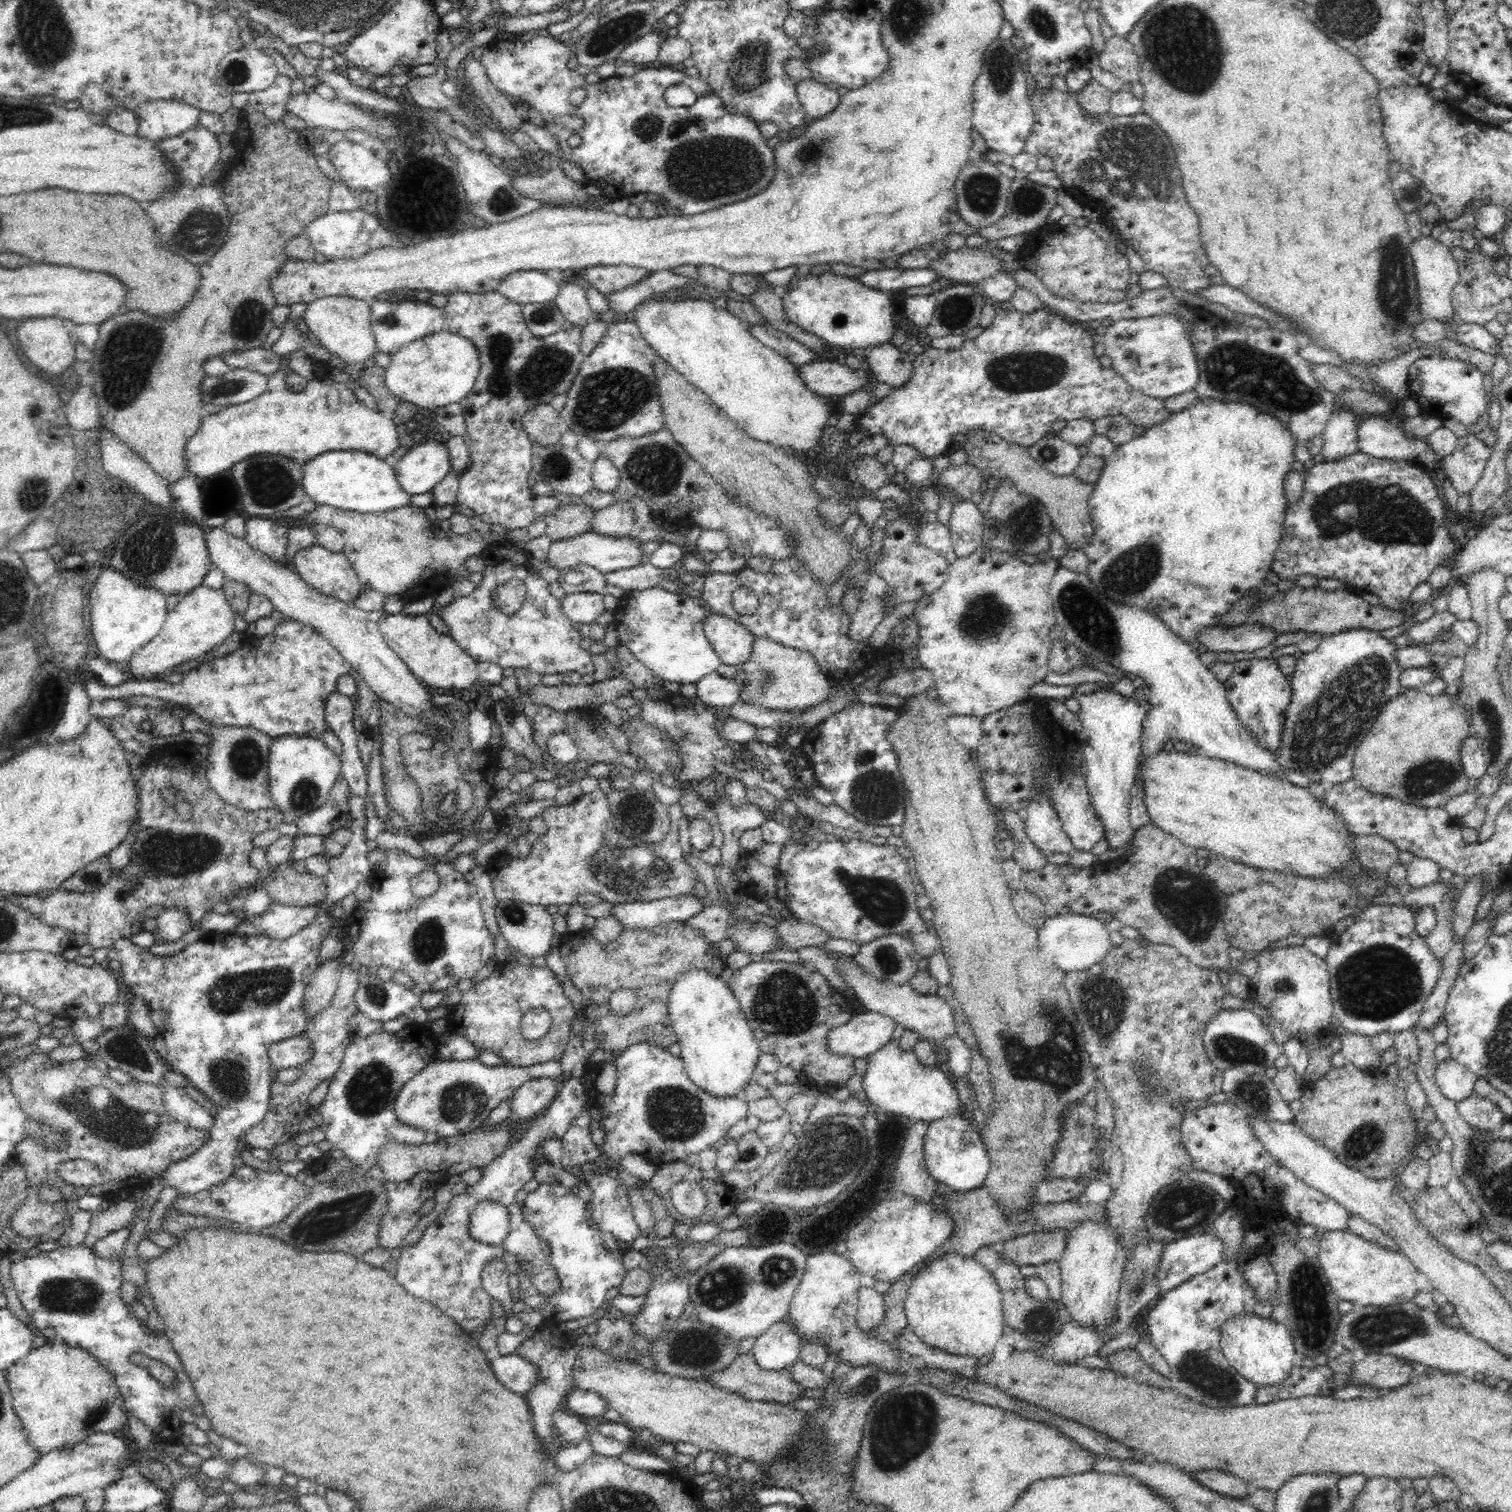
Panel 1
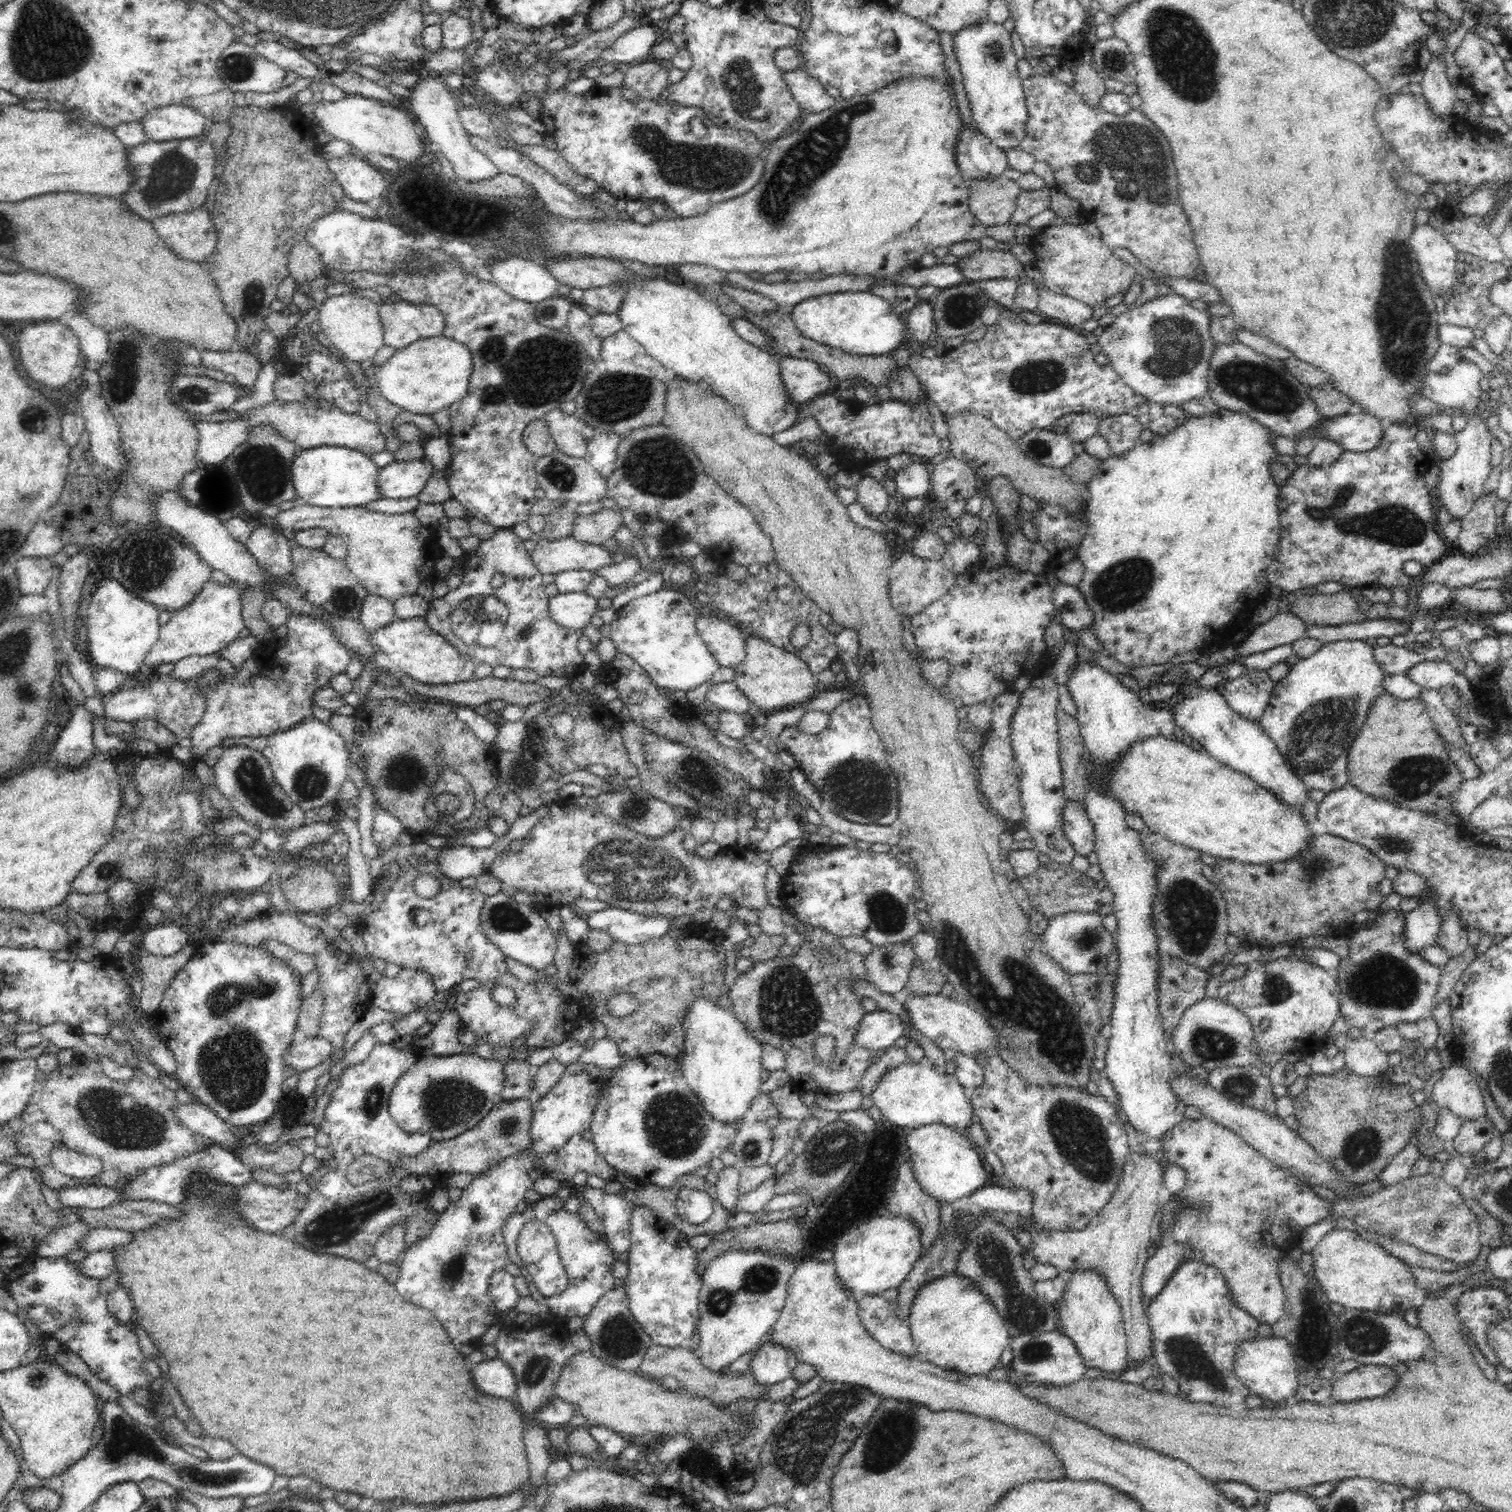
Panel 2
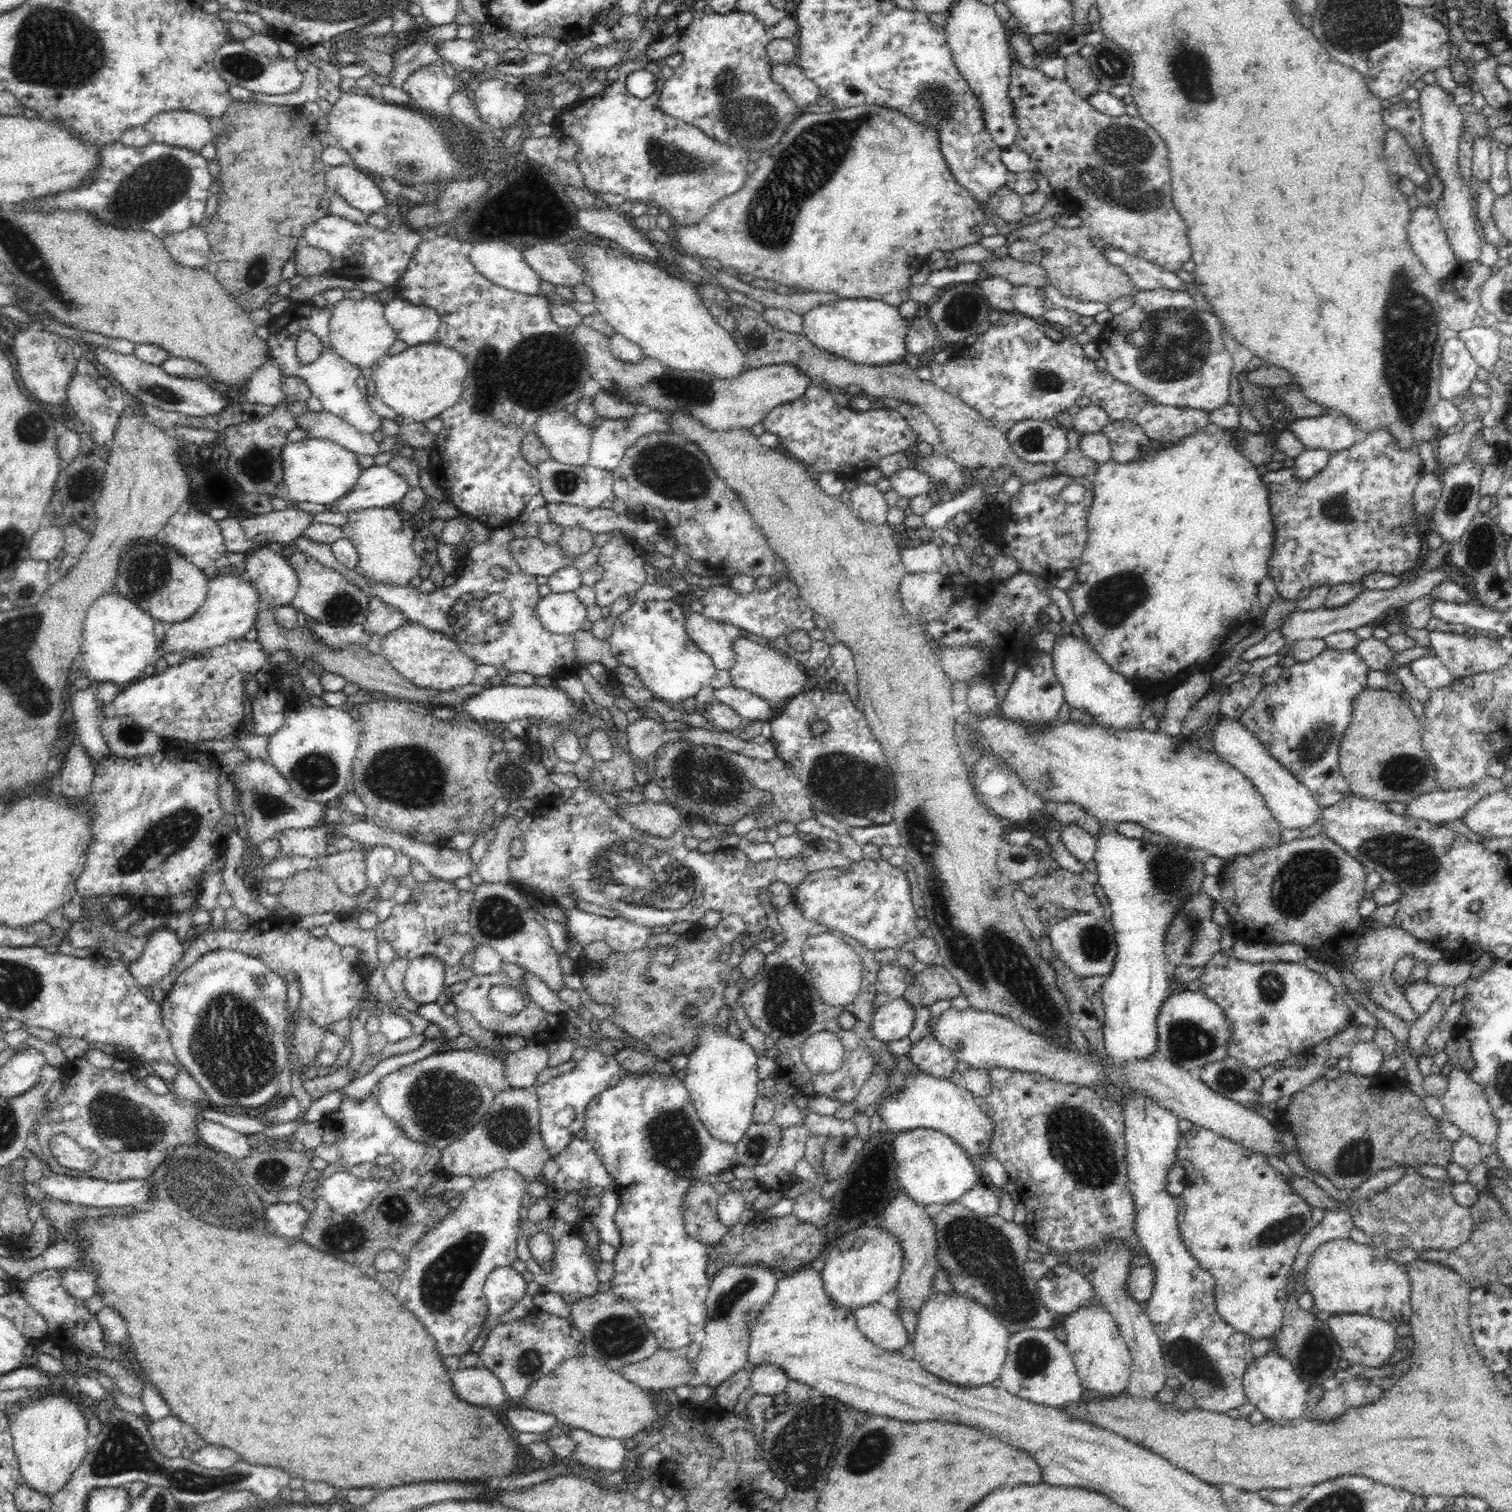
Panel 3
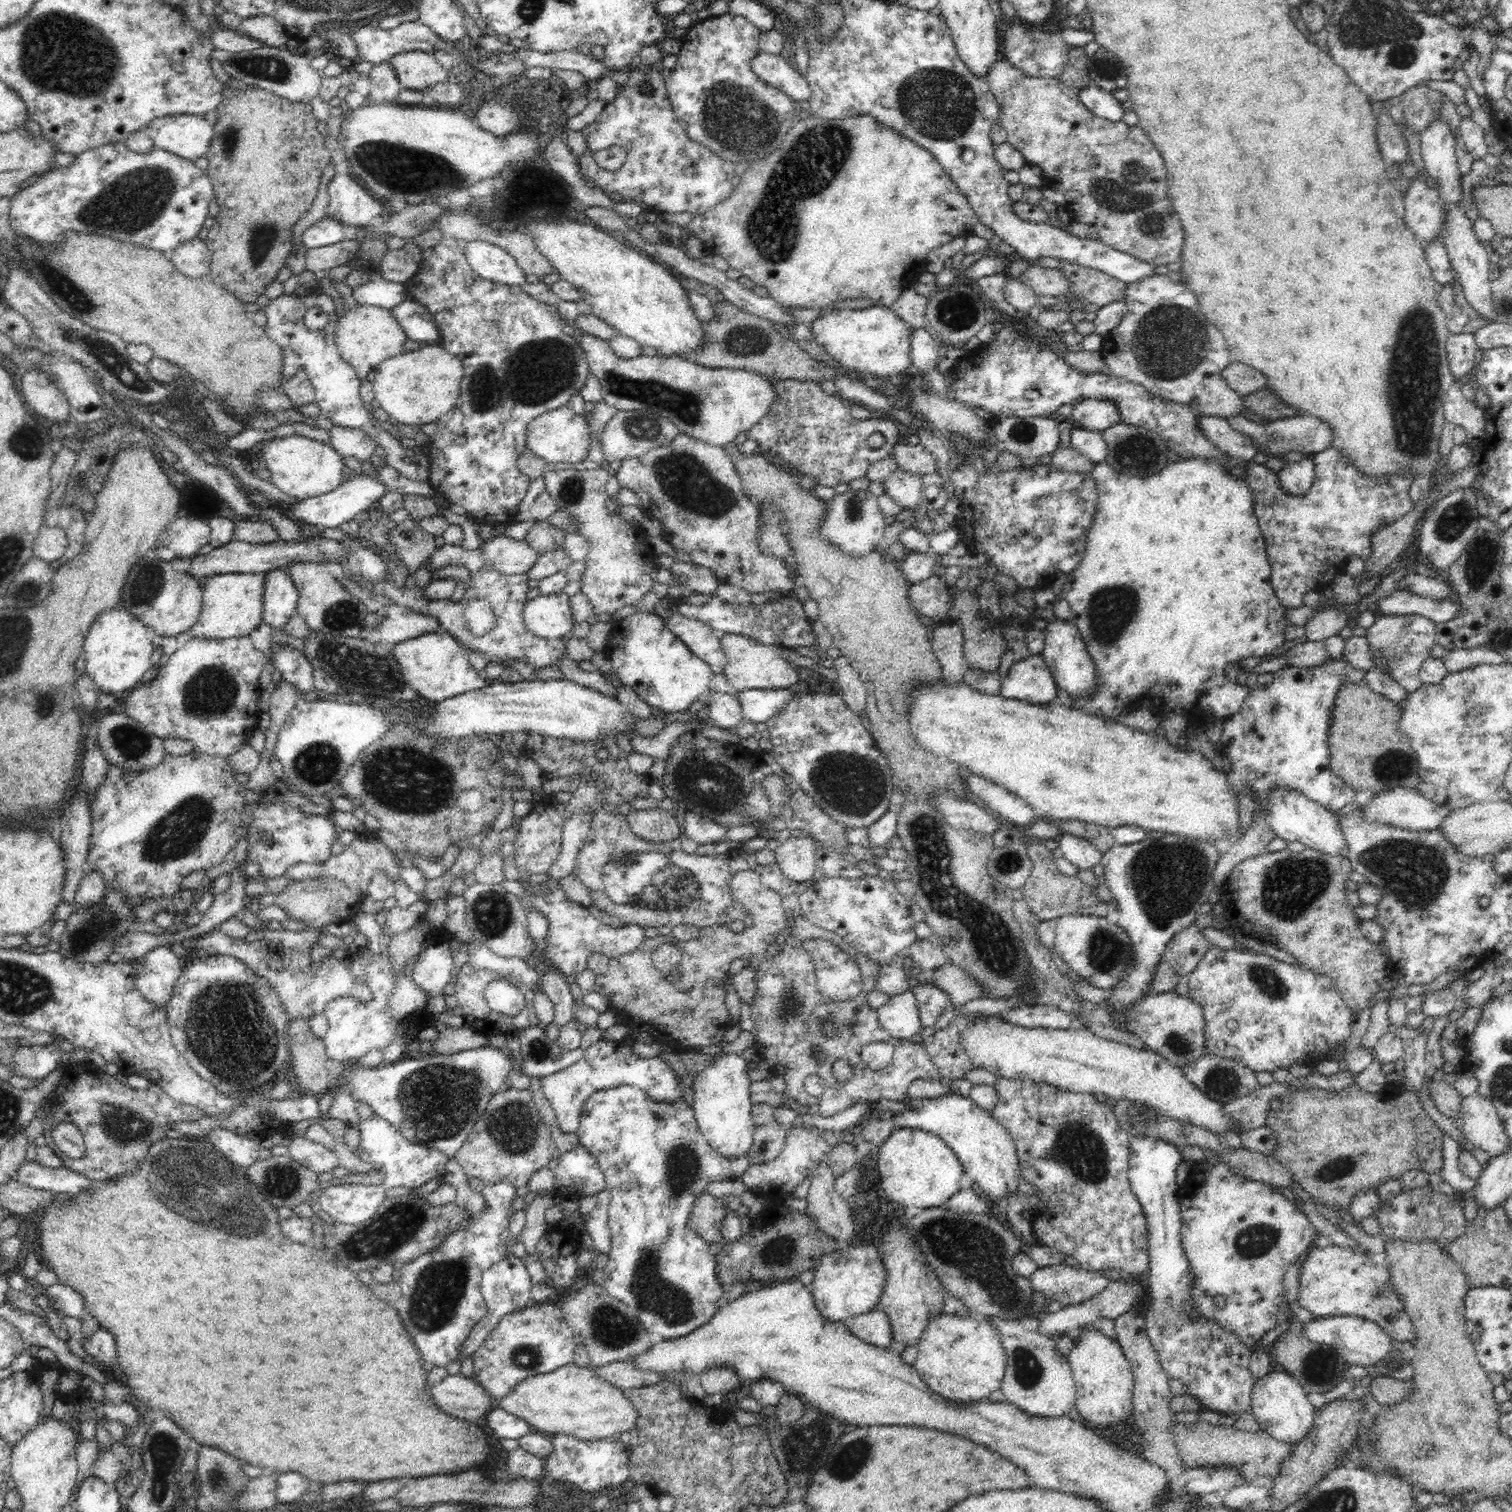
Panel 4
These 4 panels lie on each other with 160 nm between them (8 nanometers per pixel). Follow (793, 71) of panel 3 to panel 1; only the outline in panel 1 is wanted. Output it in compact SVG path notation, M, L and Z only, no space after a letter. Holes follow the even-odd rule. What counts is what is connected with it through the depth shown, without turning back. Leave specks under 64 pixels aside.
M802 80L795 85L797 97L804 107L805 116L819 119L838 106L841 90L830 90L816 80Z

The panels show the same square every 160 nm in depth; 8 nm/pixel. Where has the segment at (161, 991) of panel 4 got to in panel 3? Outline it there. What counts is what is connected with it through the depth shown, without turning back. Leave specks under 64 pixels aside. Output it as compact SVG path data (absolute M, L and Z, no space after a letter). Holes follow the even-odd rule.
M169 927L152 930L149 934L142 956L129 965L130 974L148 992L174 969L186 950L186 944L180 943Z

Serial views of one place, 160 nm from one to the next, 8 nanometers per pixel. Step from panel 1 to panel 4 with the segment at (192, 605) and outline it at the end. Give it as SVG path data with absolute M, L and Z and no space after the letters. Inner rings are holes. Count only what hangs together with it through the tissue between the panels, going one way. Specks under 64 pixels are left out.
M264 573L217 574L202 582L203 603L198 622L184 638L225 639L248 636L263 623Z

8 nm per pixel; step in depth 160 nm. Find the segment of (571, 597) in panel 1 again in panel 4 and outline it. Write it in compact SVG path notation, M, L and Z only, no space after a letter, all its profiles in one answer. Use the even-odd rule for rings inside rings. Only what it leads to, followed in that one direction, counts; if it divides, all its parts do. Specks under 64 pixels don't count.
M566 593L539 595L523 608L523 619L528 632L540 638L567 638L573 622L570 597Z

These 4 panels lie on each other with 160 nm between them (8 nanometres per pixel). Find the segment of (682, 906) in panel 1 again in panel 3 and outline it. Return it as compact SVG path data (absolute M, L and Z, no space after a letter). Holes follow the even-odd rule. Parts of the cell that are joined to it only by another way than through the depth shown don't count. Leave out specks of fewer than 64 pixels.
M578 908L565 910L566 938L573 938L584 947L590 942L604 941L613 952L632 952L646 946L653 934L650 928L638 926L621 917L608 918L582 912Z

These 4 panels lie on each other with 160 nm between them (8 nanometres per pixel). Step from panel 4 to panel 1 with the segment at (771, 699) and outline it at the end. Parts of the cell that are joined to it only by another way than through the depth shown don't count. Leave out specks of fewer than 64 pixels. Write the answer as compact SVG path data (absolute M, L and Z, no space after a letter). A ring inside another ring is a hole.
M712 672L704 678L700 678L695 684L700 700L722 714L732 704L741 702L740 687L733 678L727 679L717 672Z

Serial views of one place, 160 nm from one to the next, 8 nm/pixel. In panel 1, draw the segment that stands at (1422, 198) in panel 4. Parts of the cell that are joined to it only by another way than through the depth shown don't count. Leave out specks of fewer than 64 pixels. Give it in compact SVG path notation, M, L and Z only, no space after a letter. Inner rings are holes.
M1420 235L1409 244L1409 253L1413 256L1420 300L1419 308L1422 310L1425 319L1436 320L1446 324L1448 320L1454 318L1451 295L1459 282L1458 267L1455 258L1450 252L1450 247L1431 235Z

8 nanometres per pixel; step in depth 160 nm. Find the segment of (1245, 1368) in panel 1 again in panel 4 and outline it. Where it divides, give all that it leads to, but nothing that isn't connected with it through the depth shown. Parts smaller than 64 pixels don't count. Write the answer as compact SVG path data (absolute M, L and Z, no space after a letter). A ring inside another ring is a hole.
M1272 1370L1255 1383L1252 1390L1251 1414L1259 1424L1259 1430L1265 1430L1272 1438L1297 1445L1304 1440L1312 1428L1315 1416L1314 1405L1309 1401L1300 1382L1285 1371Z

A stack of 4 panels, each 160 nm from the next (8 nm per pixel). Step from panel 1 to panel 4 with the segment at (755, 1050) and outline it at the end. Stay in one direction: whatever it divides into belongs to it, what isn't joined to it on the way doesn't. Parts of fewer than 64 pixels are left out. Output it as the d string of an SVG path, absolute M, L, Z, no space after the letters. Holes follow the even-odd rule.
M721 1052L700 1070L693 1080L693 1109L699 1131L707 1143L724 1158L746 1156L752 1148L756 1128L752 1116L750 1079L746 1060L740 1054Z

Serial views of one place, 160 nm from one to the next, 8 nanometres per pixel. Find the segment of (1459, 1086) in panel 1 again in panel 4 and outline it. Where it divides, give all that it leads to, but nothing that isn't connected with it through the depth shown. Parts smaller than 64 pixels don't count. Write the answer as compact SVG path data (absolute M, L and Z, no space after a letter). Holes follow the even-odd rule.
M1477 1092L1462 1096L1460 1116L1455 1123L1465 1134L1465 1140L1484 1150L1488 1156L1500 1156L1508 1150L1510 1137L1504 1130L1496 1107Z

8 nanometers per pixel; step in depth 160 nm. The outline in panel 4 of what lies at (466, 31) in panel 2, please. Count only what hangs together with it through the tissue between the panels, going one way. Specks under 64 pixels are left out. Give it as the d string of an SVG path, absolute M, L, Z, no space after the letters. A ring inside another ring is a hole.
M384 61L373 65L369 72L370 91L367 94L369 100L366 103L395 103L398 92L400 92L400 80L392 65Z

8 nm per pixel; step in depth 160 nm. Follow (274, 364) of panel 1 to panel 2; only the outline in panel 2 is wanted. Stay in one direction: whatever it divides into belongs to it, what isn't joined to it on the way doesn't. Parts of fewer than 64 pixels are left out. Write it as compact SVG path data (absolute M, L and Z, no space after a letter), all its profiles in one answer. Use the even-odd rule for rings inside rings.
M255 349L230 350L230 352L201 350L200 356L199 366L232 374L241 386L251 387L263 367Z

